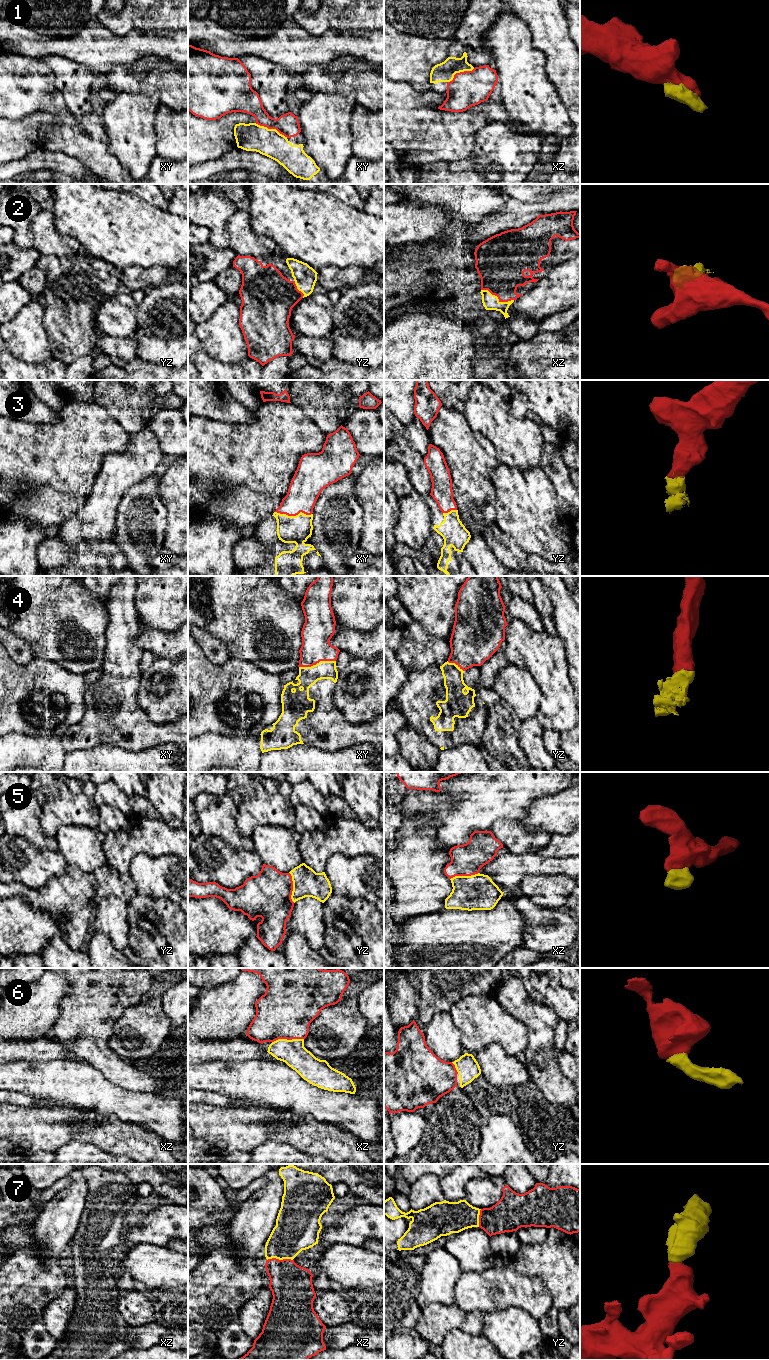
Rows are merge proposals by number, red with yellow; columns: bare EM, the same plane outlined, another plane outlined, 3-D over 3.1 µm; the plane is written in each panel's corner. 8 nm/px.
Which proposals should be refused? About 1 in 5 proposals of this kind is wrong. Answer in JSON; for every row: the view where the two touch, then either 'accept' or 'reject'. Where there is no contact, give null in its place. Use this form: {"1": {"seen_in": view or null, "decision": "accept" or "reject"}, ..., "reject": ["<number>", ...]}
{"1": {"seen_in": "xy", "decision": "accept"}, "2": {"seen_in": "xz", "decision": "accept"}, "3": {"seen_in": "xy", "decision": "accept"}, "4": {"seen_in": "xy", "decision": "accept"}, "5": {"seen_in": "yz", "decision": "accept"}, "6": {"seen_in": "xz", "decision": "accept"}, "7": {"seen_in": "xz", "decision": "accept"}, "reject": []}

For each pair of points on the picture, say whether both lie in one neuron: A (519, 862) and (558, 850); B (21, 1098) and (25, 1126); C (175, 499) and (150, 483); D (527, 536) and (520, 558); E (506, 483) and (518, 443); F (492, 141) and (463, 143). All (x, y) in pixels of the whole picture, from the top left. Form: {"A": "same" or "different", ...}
{"A": "different", "B": "different", "C": "different", "D": "different", "E": "different", "F": "different"}

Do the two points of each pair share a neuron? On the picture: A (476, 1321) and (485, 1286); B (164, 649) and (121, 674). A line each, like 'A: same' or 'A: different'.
A: different
B: different

